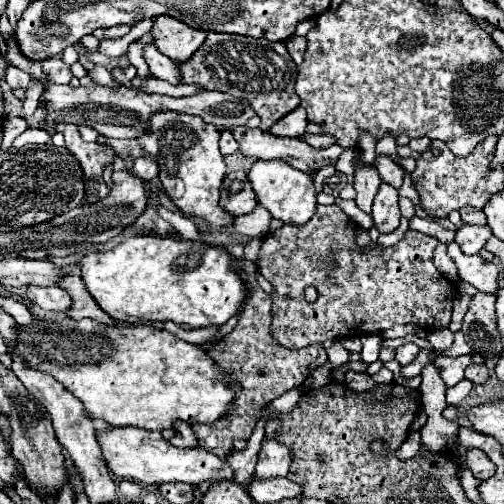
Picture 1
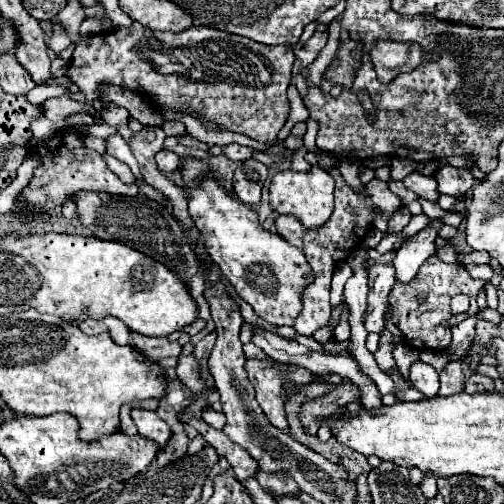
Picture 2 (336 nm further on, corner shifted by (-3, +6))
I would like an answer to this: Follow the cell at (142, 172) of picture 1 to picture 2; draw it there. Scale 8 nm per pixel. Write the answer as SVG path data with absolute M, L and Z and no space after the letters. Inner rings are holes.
M161 149L157 155L155 155L155 161L157 161L157 167L163 171L163 173L173 173L181 167L181 159L173 153L173 151L165 151Z

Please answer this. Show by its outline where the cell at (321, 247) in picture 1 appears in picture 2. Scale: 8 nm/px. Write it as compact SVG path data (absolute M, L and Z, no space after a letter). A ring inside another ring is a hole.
M433 255L421 265L417 277L409 285L395 285L393 287L393 291L389 295L389 305L393 309L391 321L403 333L405 343L409 343L411 347L415 347L419 351L423 351L423 349L445 351L451 345L451 327L459 325L463 319L477 313L475 297L483 289L483 285L485 285L485 281L483 279L473 279L465 271L463 265L459 265L459 263L447 265L437 255ZM457 293L467 295L471 299L471 307L469 307L467 313L453 317L451 309L449 309L449 301ZM443 321L447 321L449 327L443 327Z

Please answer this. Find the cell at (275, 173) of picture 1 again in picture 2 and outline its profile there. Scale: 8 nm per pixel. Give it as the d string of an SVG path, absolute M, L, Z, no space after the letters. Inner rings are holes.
M313 167L309 173L295 173L287 169L277 173L271 181L271 205L277 213L295 215L305 227L321 227L333 213L333 185L333 177L319 167Z

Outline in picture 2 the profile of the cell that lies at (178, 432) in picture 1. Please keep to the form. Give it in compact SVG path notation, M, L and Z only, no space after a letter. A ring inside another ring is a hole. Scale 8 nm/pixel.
M135 407L131 411L131 419L135 421L141 437L151 439L159 447L163 447L169 441L171 429L169 429L169 425L165 421L159 419L159 415L155 411L145 411L145 409L137 409Z

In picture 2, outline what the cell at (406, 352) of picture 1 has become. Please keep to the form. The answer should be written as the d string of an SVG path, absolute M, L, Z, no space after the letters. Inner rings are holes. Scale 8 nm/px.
M415 361L411 365L409 377L411 377L411 385L417 391L421 391L423 397L431 399L431 397L437 395L437 391L439 391L439 375L431 365L427 365L423 361Z

